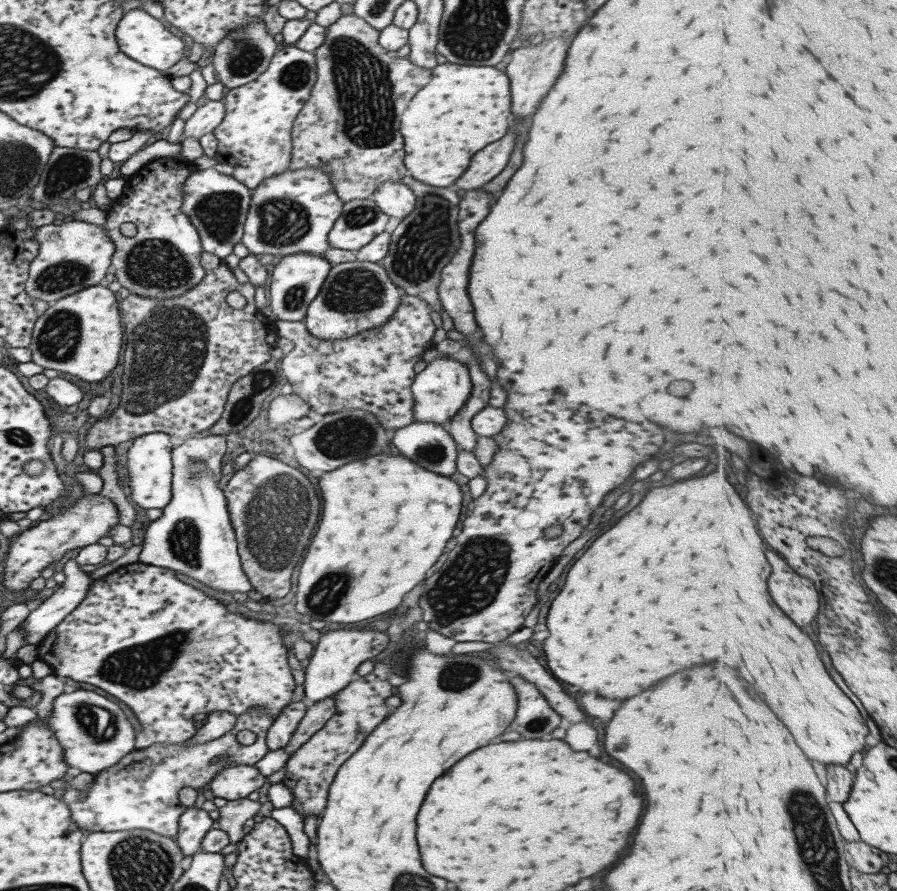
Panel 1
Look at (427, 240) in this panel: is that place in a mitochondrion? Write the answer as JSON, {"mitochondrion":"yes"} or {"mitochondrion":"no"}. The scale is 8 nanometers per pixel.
{"mitochondrion":"yes"}

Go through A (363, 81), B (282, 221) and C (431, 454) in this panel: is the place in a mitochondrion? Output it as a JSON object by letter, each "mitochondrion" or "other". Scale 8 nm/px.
{"A":"mitochondrion","B":"mitochondrion","C":"mitochondrion"}

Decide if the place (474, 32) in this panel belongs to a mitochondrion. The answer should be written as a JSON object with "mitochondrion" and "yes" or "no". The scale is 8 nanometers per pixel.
{"mitochondrion":"yes"}

